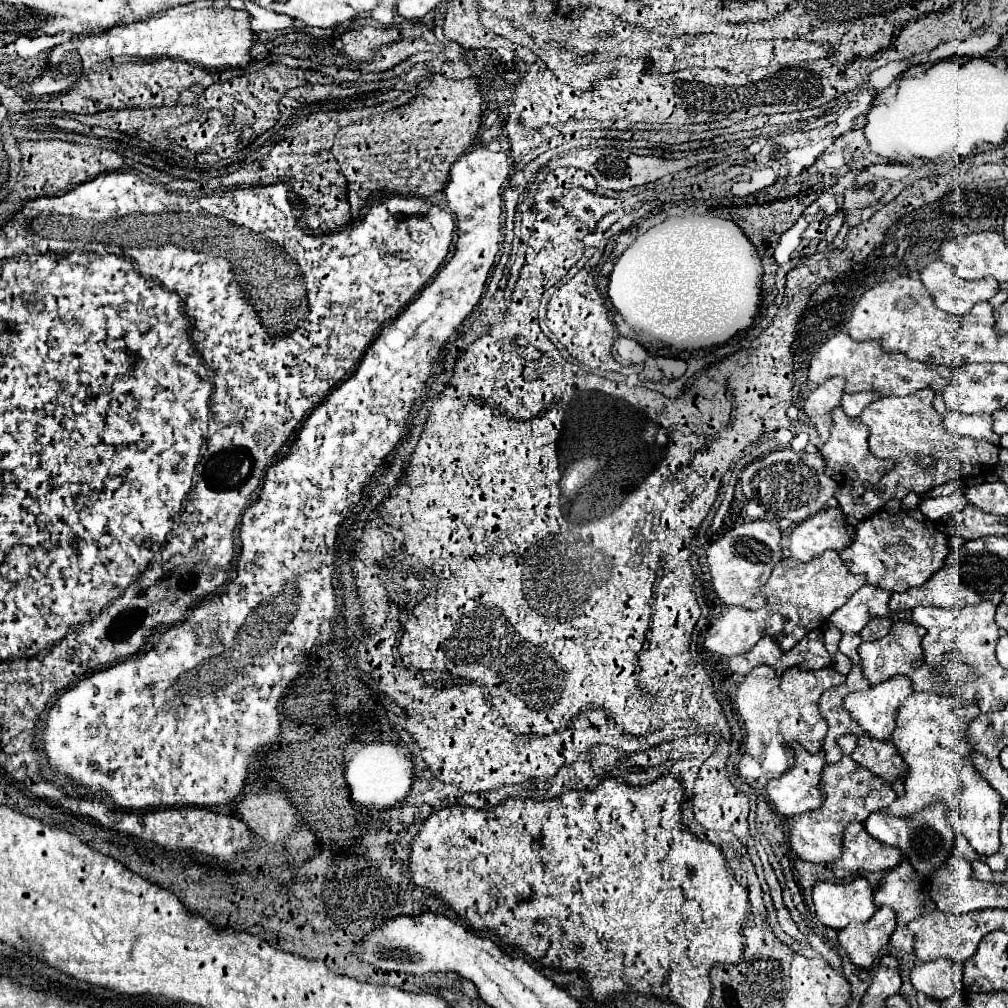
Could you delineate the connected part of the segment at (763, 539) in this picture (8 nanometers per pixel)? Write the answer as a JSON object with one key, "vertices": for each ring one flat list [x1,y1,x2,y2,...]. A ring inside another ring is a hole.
{"vertices":[[755,520,733,528,707,550,707,564,711,568,711,578,717,596,729,606,743,606,749,610,757,610,767,604,767,600,761,594,761,588,781,558,781,532,777,524,765,520]]}

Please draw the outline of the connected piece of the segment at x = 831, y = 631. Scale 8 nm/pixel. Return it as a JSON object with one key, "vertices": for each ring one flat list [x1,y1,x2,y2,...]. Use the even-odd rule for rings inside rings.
{"vertices":[[827,624,825,626,825,646,827,646,827,650,831,652,831,654,835,654,835,652,839,652,839,640,841,640,841,632,837,630,837,628,833,628,831,624]]}

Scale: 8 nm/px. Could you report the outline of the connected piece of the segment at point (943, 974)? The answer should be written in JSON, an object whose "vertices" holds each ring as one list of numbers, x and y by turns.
{"vertices":[[939,958,927,964,917,964,911,972,911,982,915,990,923,992,927,998,953,996,963,980,963,964]]}

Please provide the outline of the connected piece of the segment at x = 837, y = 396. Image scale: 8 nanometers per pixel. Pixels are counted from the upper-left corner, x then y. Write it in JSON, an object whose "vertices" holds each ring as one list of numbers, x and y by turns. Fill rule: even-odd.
{"vertices":[[829,378,825,384,817,386,809,398,805,400,805,414,811,418,815,424,819,438,825,442,831,434,831,410,841,406,841,396,845,388,845,378]]}

